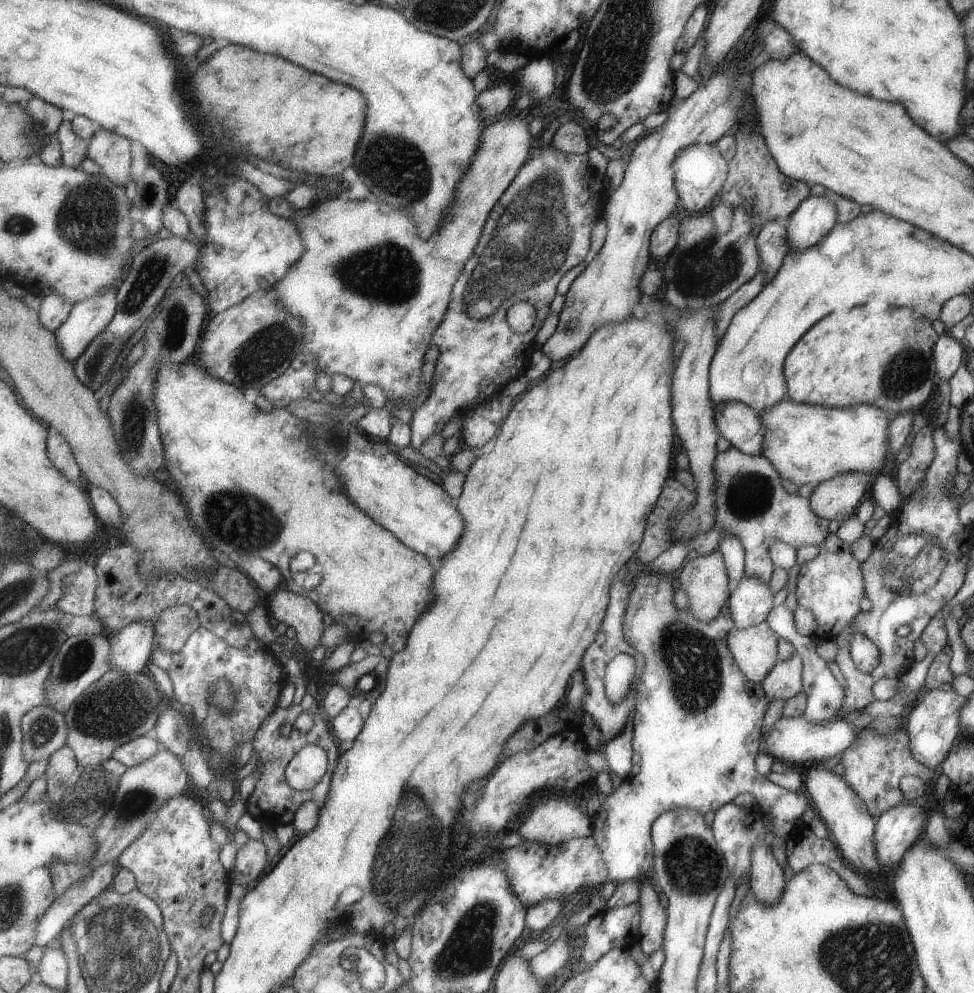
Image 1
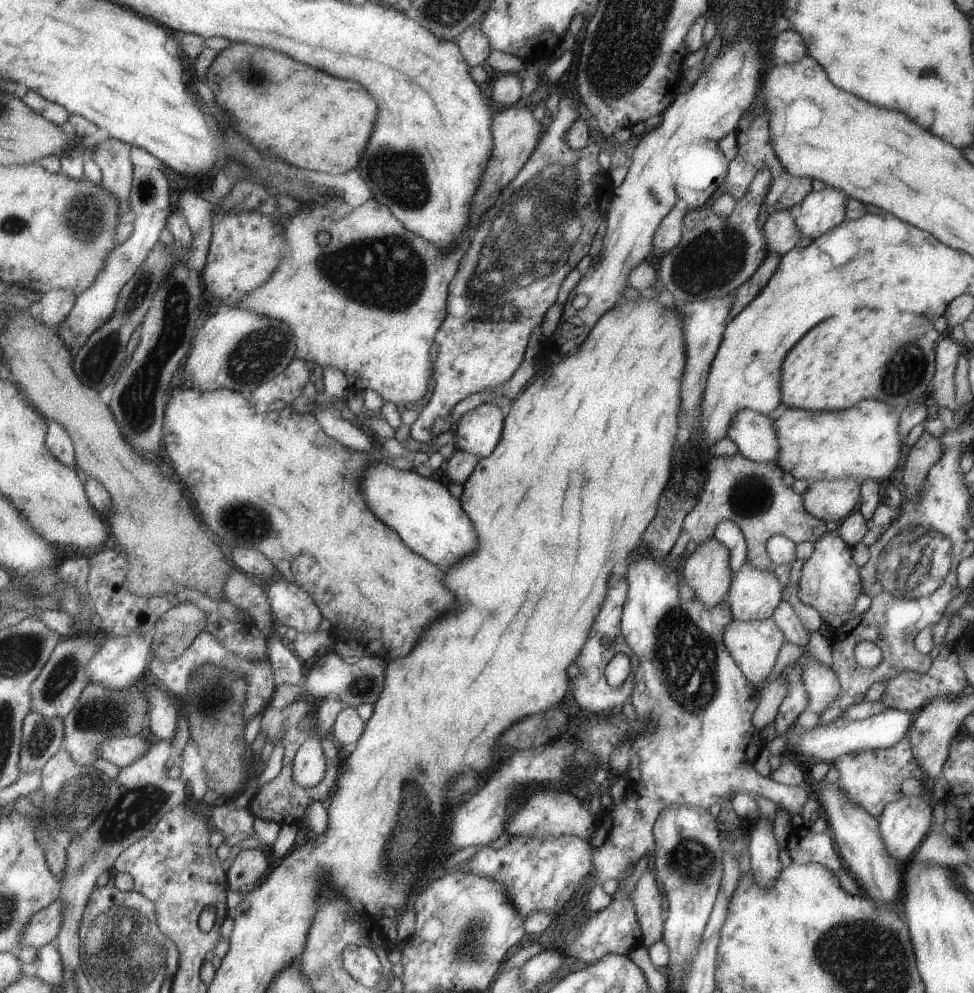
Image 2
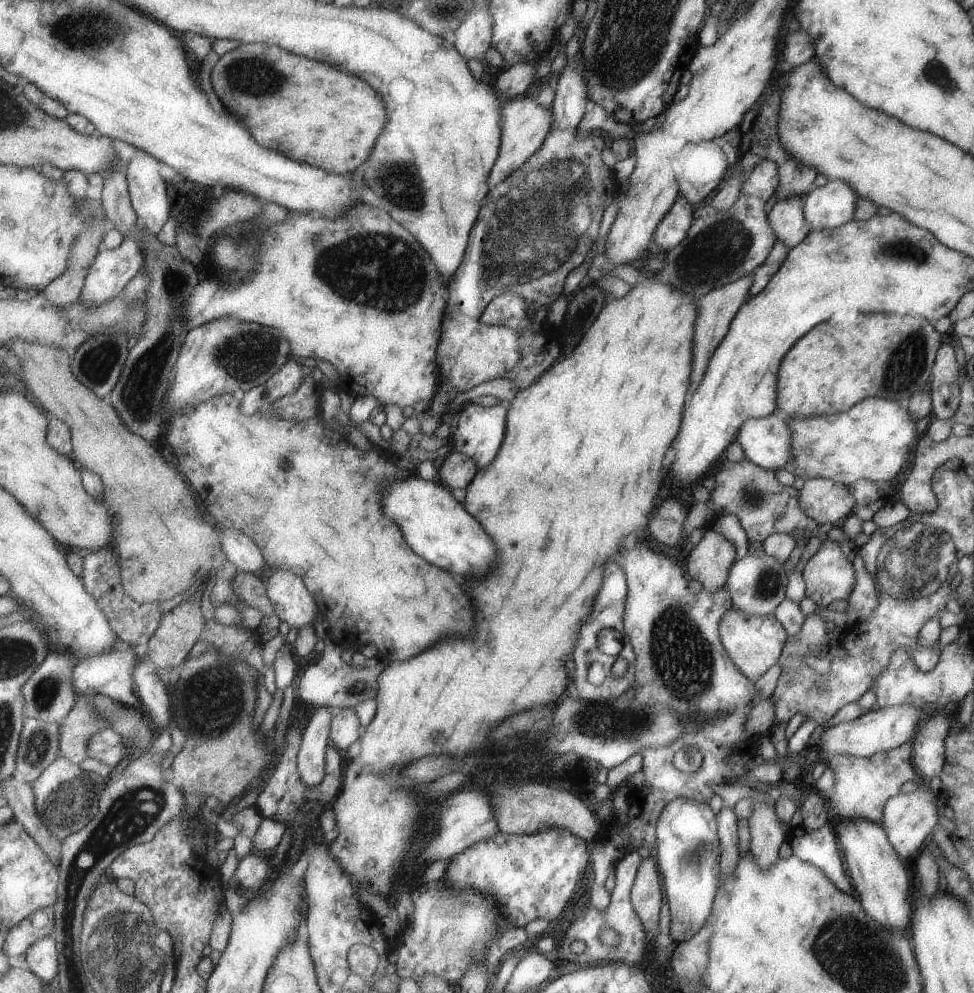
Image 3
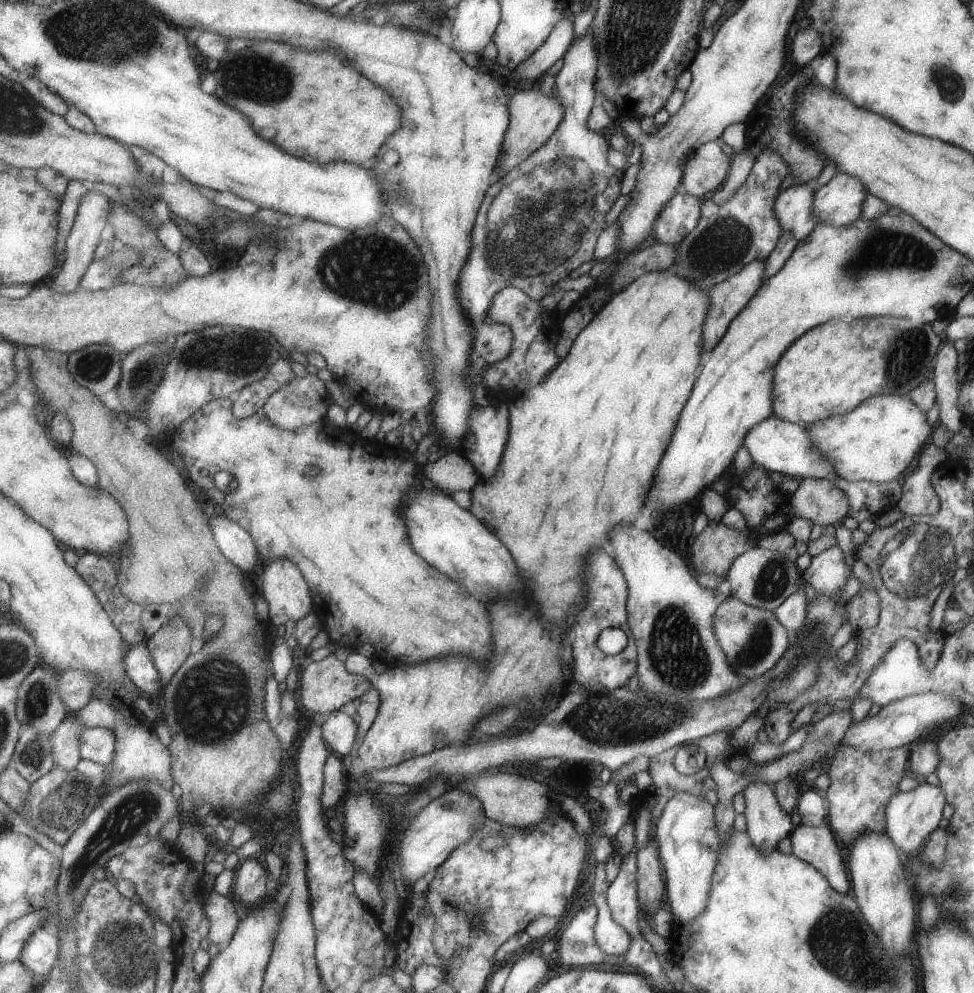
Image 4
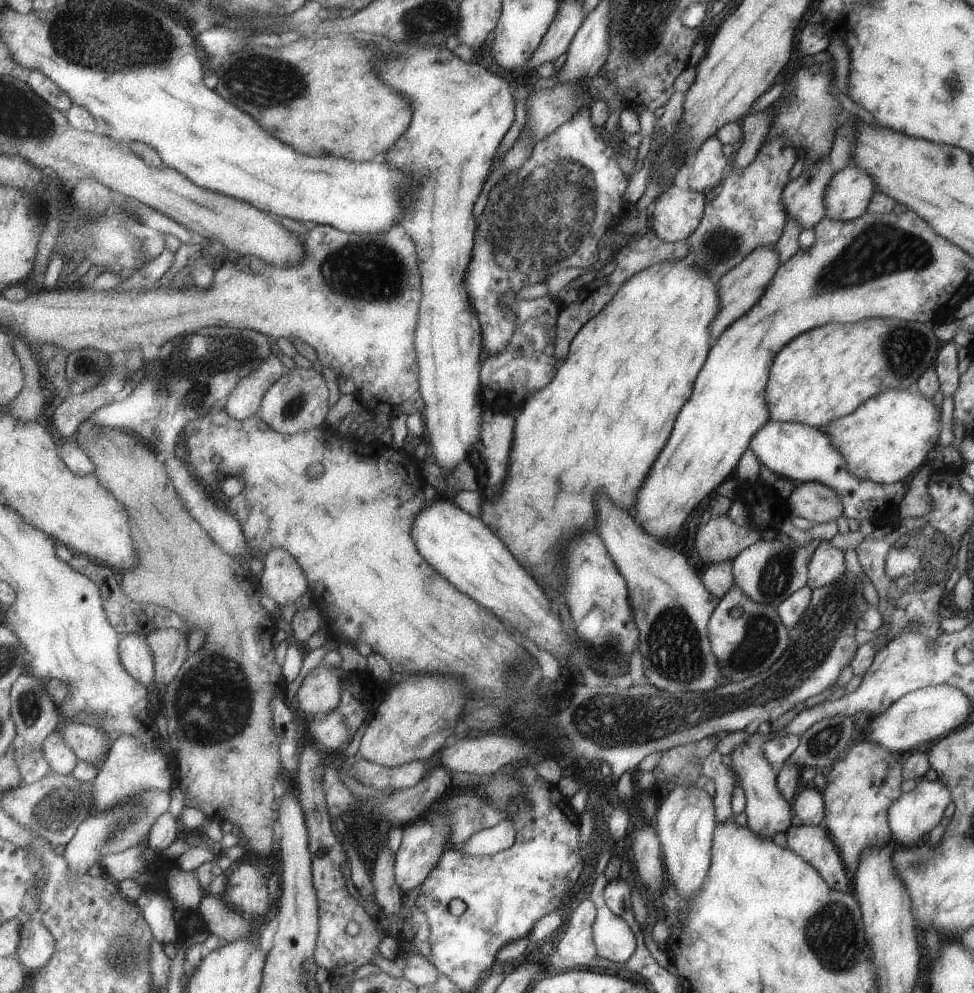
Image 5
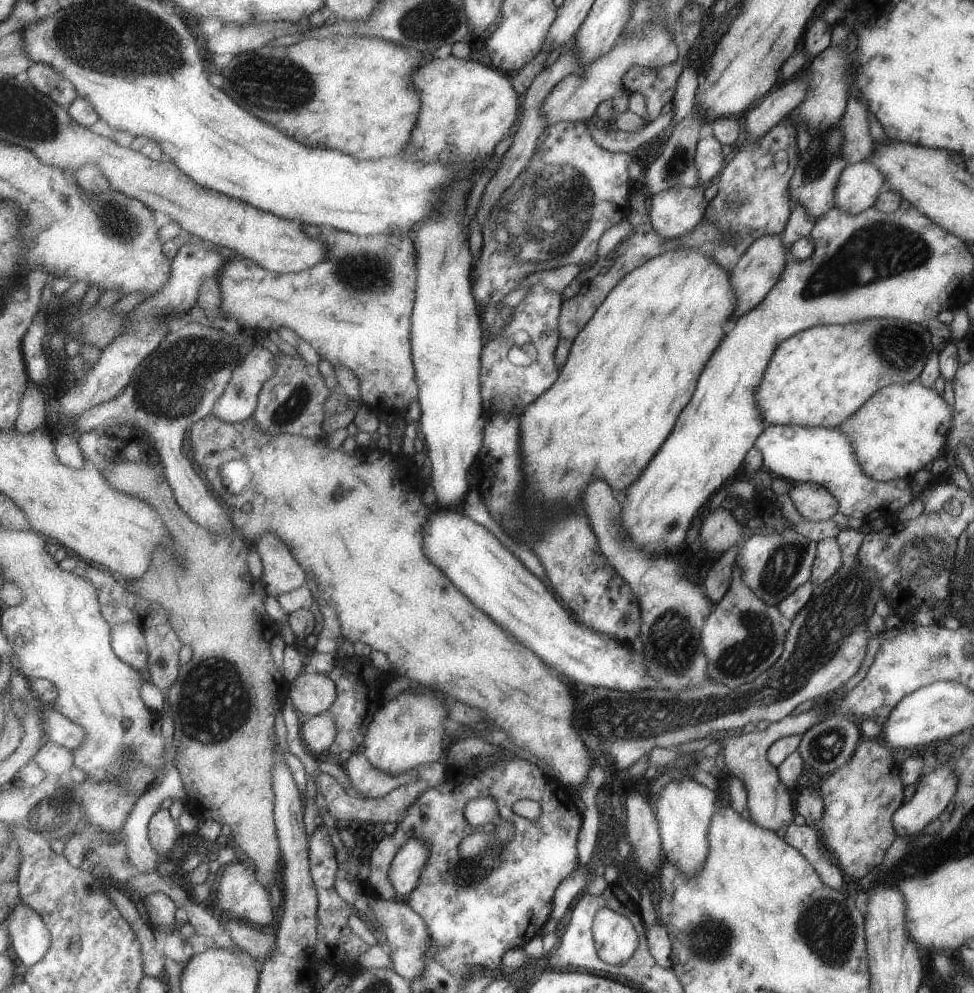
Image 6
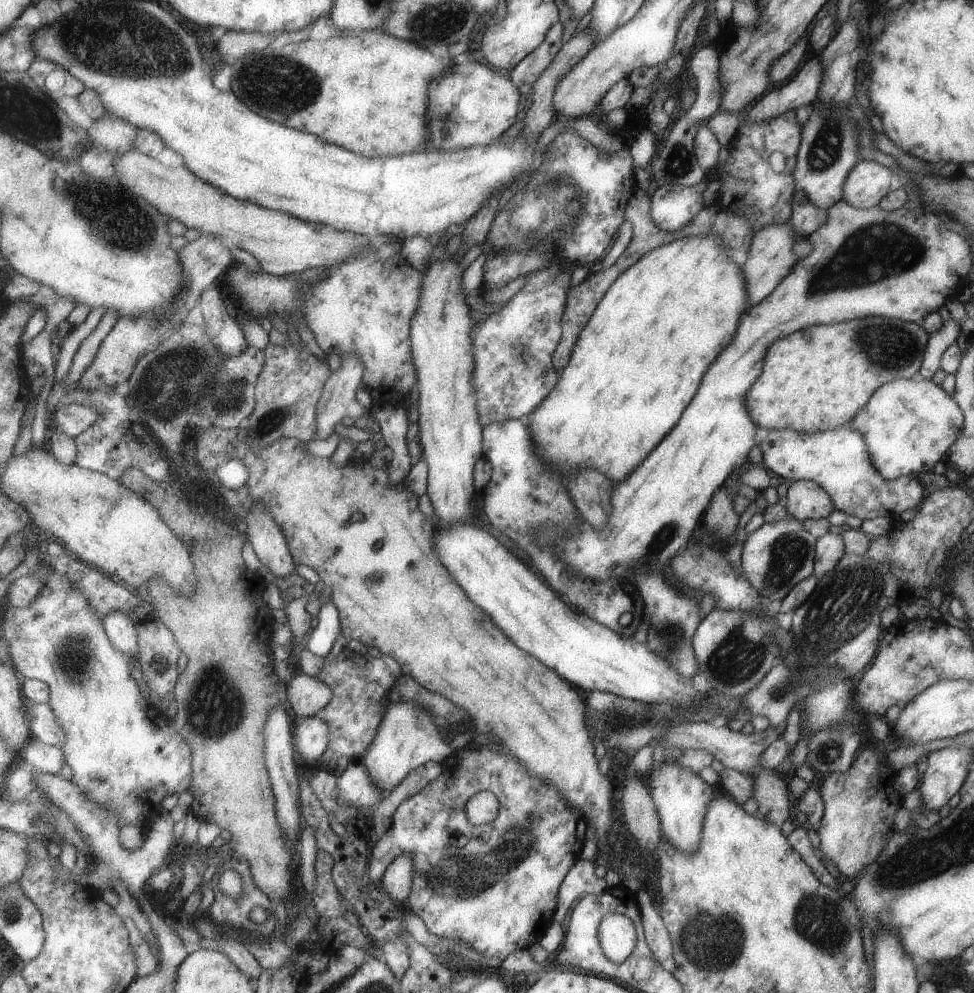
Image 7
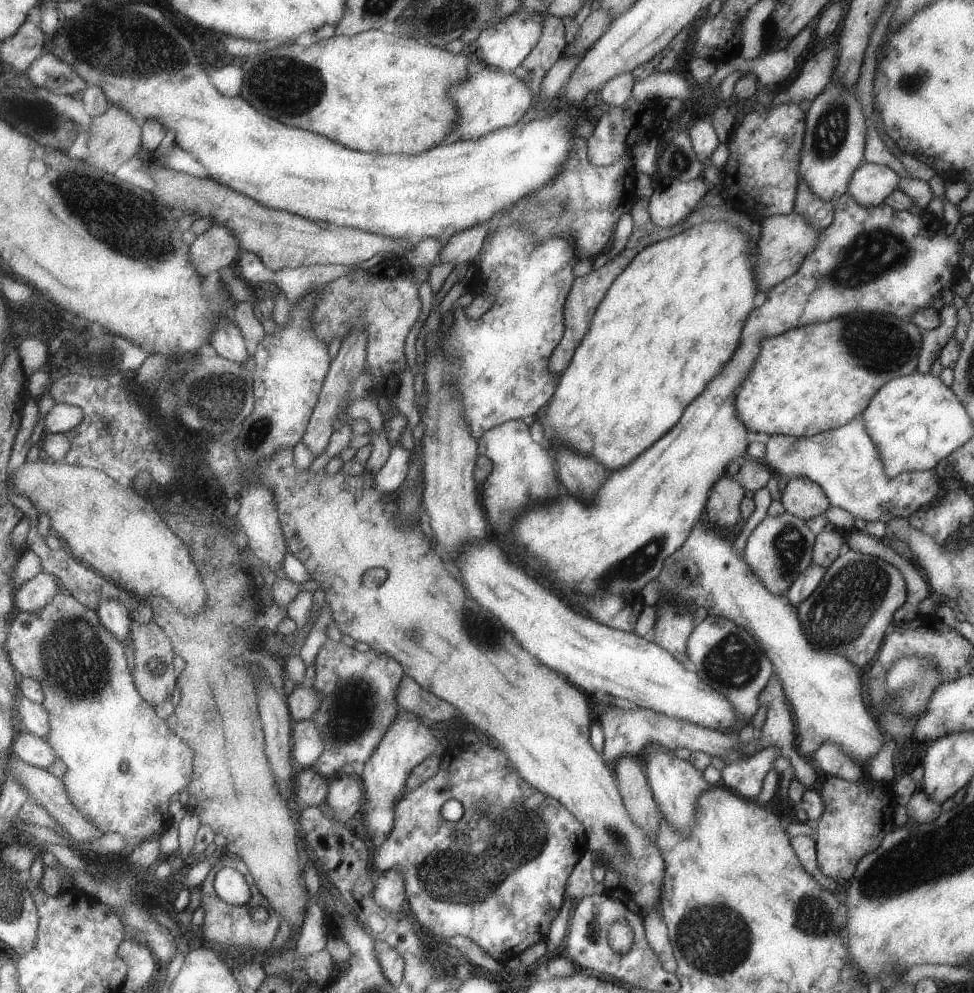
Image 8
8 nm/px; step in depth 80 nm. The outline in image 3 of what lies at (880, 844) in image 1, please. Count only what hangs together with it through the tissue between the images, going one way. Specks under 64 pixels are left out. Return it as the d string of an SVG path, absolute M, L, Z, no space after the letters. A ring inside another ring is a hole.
M922 782L920 787L911 794L900 792L885 801L880 825L888 838L889 844L894 848L901 861L915 856L915 852L929 841L932 832L937 827L939 813L937 815L935 803L939 797L939 795L932 793Z

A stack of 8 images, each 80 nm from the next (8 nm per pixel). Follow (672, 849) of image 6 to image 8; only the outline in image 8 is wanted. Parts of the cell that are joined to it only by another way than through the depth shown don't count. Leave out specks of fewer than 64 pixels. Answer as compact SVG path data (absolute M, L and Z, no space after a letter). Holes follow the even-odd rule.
M649 749L644 762L644 773L652 792L653 800L660 809L660 816L678 833L688 831L696 821L696 806L699 795L711 788L703 778L702 771L694 769L687 760L681 760L663 749Z

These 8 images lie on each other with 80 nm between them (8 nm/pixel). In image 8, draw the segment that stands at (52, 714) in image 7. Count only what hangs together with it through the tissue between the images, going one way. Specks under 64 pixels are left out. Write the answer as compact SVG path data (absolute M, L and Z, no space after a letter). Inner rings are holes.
M19 694L15 702L13 713L17 716L17 722L21 728L47 740L51 725L49 712L44 704L32 701L30 698Z

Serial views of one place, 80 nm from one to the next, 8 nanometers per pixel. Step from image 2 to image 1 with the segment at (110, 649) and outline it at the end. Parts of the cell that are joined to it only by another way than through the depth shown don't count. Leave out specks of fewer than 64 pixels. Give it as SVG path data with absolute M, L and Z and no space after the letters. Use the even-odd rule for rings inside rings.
M151 621L132 622L112 640L112 669L130 673L142 671L152 660L156 640L155 624Z

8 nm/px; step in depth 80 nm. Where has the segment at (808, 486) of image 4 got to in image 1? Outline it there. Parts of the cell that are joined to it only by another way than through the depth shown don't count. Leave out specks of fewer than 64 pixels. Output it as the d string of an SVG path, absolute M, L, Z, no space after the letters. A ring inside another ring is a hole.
M844 472L816 484L809 501L811 510L819 518L845 521L854 514L861 499L868 494L875 474Z

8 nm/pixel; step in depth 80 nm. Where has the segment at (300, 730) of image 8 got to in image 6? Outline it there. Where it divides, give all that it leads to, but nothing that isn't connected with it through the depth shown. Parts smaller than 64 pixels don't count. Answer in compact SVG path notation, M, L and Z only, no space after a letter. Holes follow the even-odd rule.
M331 712L315 715L314 717L306 720L301 727L304 743L308 747L307 752L309 752L314 758L321 754L323 750L330 749L338 735L338 726L335 717Z

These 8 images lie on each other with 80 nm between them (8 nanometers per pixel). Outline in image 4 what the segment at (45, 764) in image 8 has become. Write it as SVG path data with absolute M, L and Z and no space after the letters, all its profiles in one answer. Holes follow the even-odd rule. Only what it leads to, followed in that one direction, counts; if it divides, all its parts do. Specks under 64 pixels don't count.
M72 711L52 732L56 764L68 771L75 770L81 762L80 736L88 725L82 723L79 711Z

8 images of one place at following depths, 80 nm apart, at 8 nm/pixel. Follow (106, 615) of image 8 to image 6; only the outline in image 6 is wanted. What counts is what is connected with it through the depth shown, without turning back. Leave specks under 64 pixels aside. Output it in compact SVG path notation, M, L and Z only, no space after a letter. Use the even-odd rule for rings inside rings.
M133 623L113 625L113 646L116 653L148 679L149 647L145 631Z

